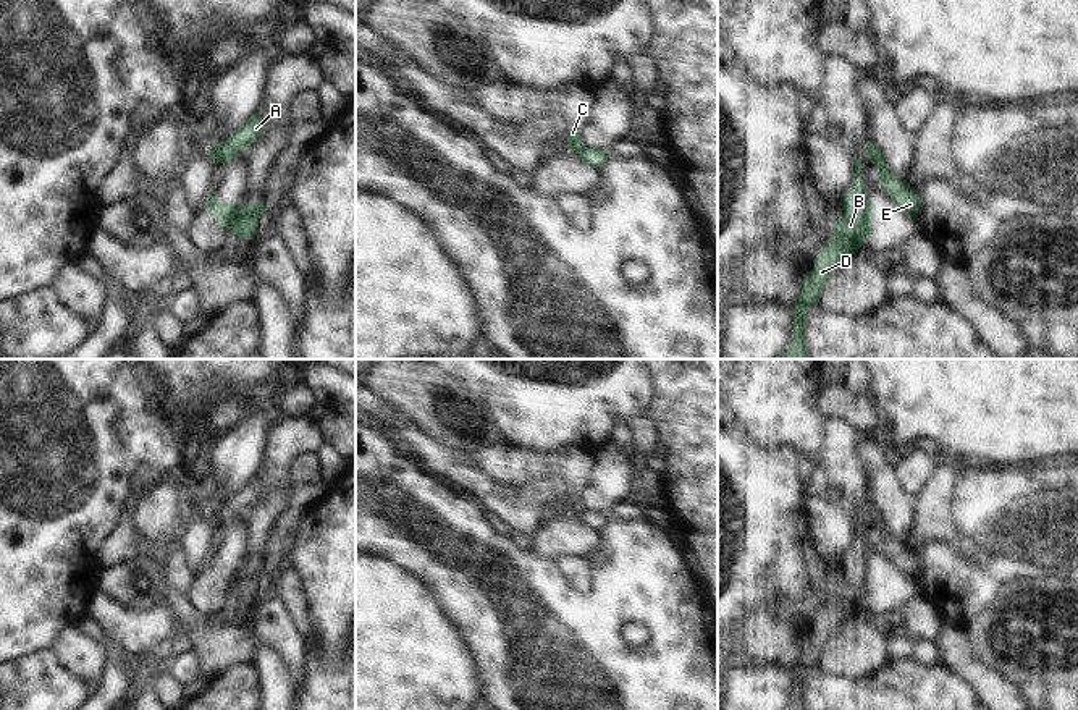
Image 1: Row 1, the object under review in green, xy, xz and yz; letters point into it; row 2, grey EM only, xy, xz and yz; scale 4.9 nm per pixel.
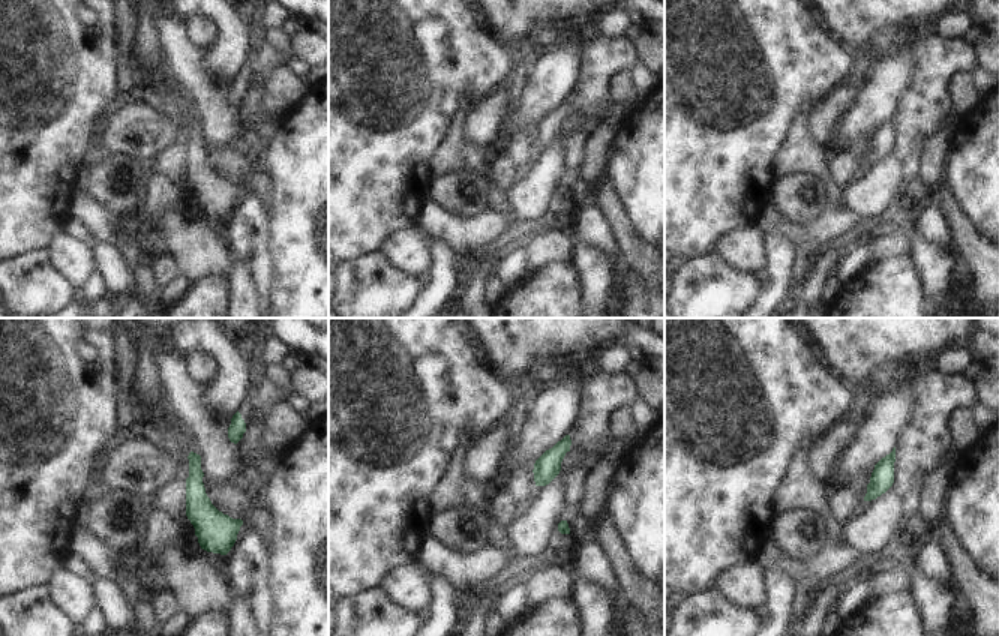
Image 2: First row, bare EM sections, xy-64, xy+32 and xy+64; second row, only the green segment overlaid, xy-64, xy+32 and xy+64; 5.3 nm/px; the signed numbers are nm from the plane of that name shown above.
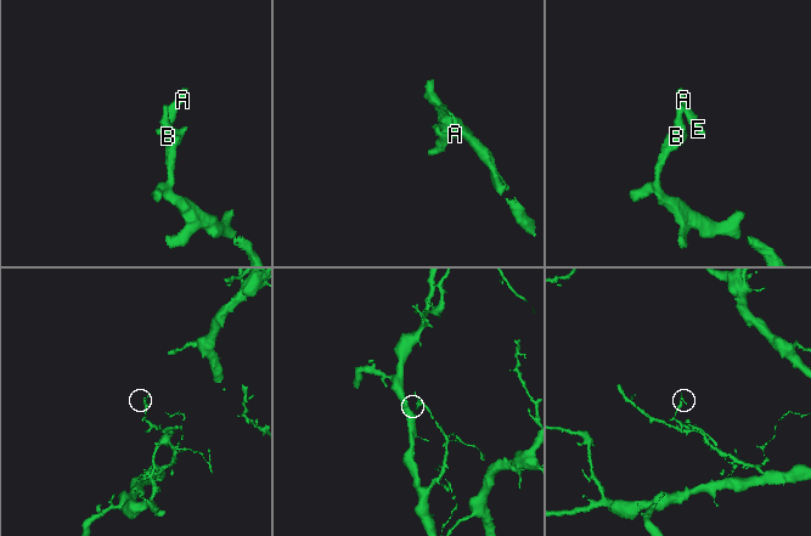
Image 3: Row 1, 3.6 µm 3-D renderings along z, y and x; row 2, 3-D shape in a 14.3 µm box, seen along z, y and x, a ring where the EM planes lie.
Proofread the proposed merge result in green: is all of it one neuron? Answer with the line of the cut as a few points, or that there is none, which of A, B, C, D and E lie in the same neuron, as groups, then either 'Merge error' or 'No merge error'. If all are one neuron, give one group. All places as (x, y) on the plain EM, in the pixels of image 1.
Split along xz (582, 510), (576, 515). Groups: A E / B C D. Merge error.

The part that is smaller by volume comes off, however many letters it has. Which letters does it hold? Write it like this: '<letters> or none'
A, E

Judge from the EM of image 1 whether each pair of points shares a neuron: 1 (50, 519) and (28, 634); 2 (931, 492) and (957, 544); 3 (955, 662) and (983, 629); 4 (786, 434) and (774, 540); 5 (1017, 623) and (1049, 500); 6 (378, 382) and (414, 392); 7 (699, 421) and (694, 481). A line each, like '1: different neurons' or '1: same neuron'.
1: same neuron
2: same neuron
3: different neurons
4: different neurons
5: different neurons
6: same neuron
7: same neuron

